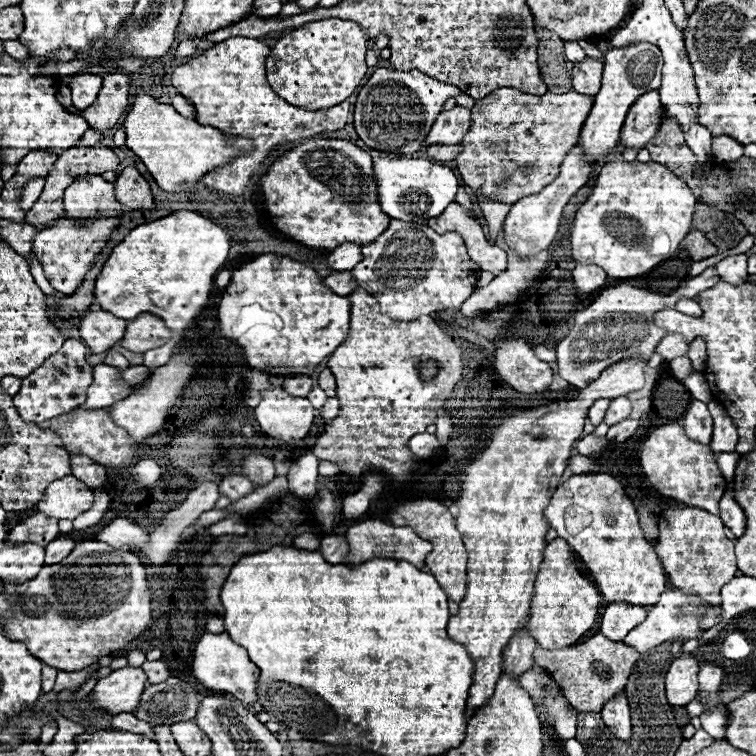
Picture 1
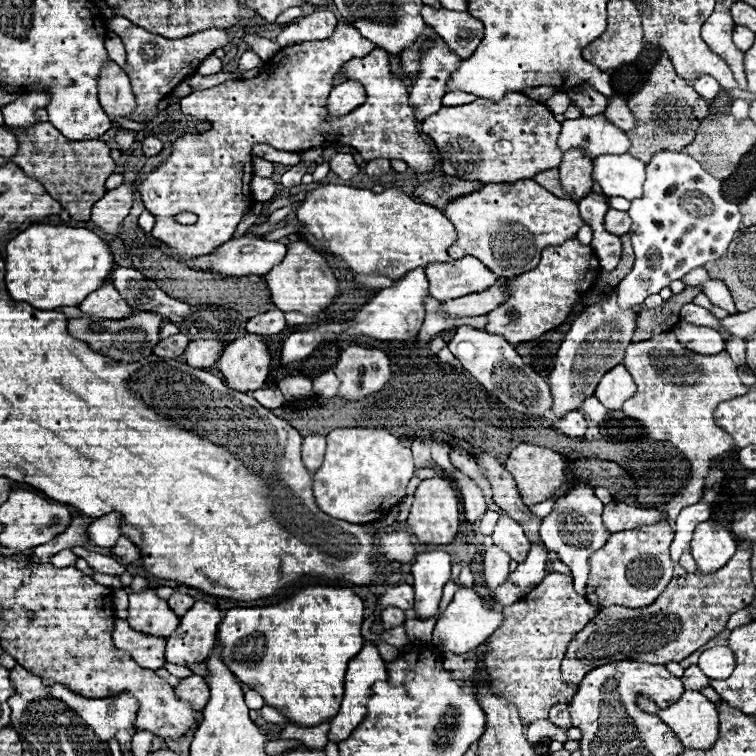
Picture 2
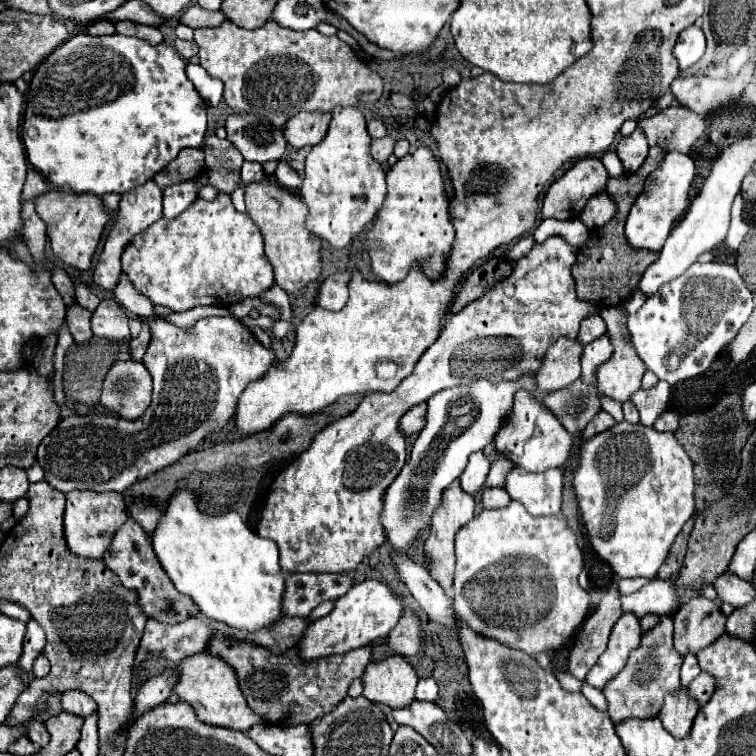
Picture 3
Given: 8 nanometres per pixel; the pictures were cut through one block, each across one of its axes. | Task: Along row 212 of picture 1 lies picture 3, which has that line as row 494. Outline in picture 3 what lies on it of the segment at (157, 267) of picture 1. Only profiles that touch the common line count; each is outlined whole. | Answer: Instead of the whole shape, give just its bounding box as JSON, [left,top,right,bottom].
[152,490,284,632]

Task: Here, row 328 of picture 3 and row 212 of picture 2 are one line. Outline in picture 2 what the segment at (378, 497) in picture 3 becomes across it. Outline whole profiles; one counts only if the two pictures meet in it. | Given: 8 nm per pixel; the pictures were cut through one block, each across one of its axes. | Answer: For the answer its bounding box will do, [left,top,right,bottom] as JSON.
[442,180,586,278]

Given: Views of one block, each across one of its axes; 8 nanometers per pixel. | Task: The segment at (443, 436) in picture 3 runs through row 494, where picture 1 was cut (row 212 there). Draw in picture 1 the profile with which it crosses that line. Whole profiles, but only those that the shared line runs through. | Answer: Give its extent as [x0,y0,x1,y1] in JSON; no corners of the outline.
[372,156,458,224]

